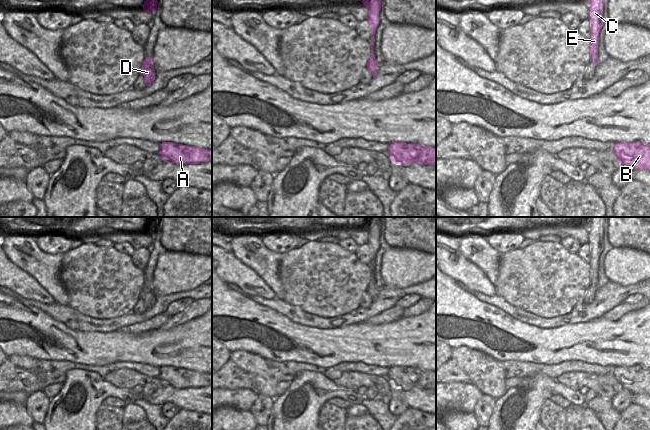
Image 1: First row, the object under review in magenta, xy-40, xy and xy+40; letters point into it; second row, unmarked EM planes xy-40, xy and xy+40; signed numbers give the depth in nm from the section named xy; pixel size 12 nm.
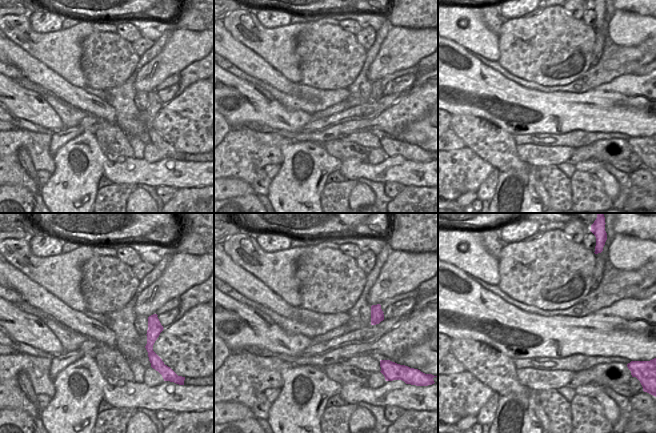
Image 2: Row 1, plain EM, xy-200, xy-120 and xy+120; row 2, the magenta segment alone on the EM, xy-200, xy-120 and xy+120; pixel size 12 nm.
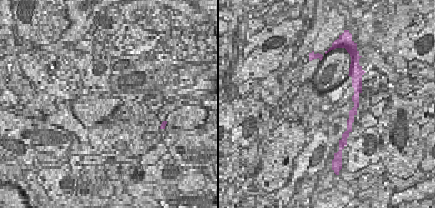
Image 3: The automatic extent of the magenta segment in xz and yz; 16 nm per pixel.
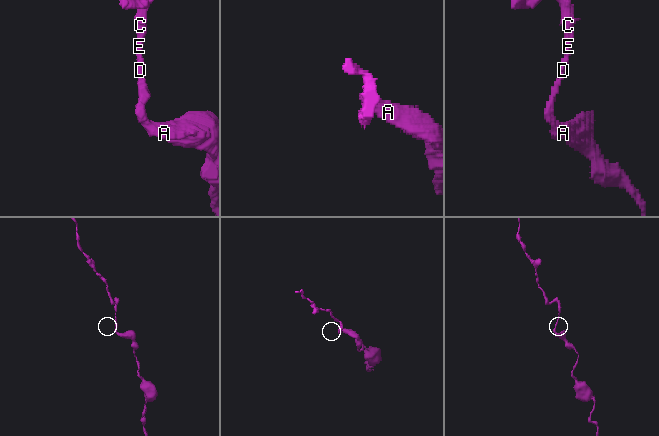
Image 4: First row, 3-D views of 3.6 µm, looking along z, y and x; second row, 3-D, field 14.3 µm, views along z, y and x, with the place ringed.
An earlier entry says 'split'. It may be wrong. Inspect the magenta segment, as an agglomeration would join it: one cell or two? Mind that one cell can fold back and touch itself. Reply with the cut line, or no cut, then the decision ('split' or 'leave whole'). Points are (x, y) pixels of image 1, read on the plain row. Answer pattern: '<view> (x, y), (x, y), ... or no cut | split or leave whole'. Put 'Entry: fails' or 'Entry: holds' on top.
Entry: fails
no cut | leave whole

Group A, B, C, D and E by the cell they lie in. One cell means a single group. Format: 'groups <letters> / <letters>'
groups A B C D E

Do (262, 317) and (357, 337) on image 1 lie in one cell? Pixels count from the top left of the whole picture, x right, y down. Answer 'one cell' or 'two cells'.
one cell

